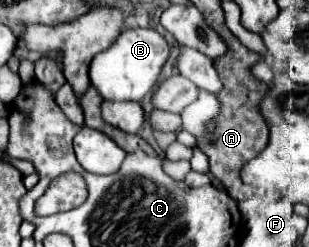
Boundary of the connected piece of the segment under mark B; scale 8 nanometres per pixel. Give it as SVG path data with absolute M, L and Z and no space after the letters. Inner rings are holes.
M128 29L116 39L110 49L92 59L90 81L106 101L142 101L156 85L168 57L170 45L158 31Z

